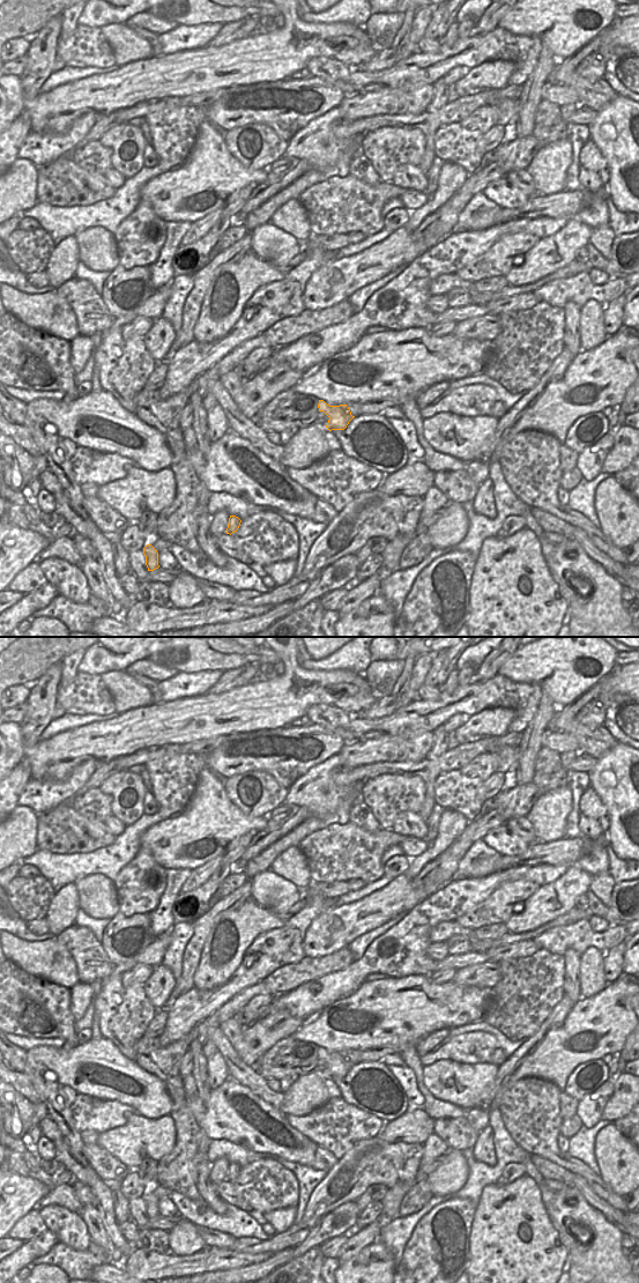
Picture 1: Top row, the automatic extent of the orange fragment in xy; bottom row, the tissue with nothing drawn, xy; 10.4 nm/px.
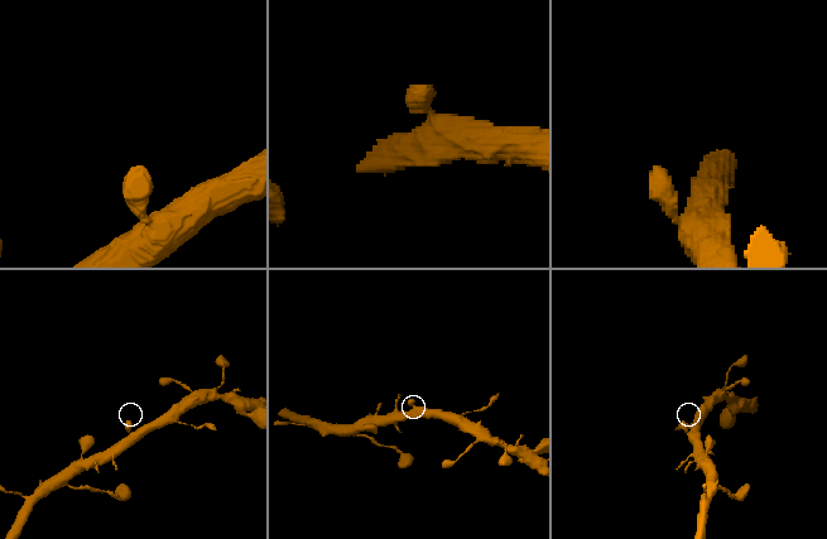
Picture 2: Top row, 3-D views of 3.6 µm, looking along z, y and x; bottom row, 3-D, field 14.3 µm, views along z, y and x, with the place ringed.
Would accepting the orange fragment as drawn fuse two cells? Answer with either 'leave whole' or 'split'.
leave whole

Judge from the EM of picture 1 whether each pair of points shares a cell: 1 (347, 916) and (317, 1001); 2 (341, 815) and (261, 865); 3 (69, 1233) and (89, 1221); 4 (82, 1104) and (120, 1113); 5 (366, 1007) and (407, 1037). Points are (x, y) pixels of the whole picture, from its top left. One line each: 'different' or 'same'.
1: different
2: same
3: different
4: same
5: same

